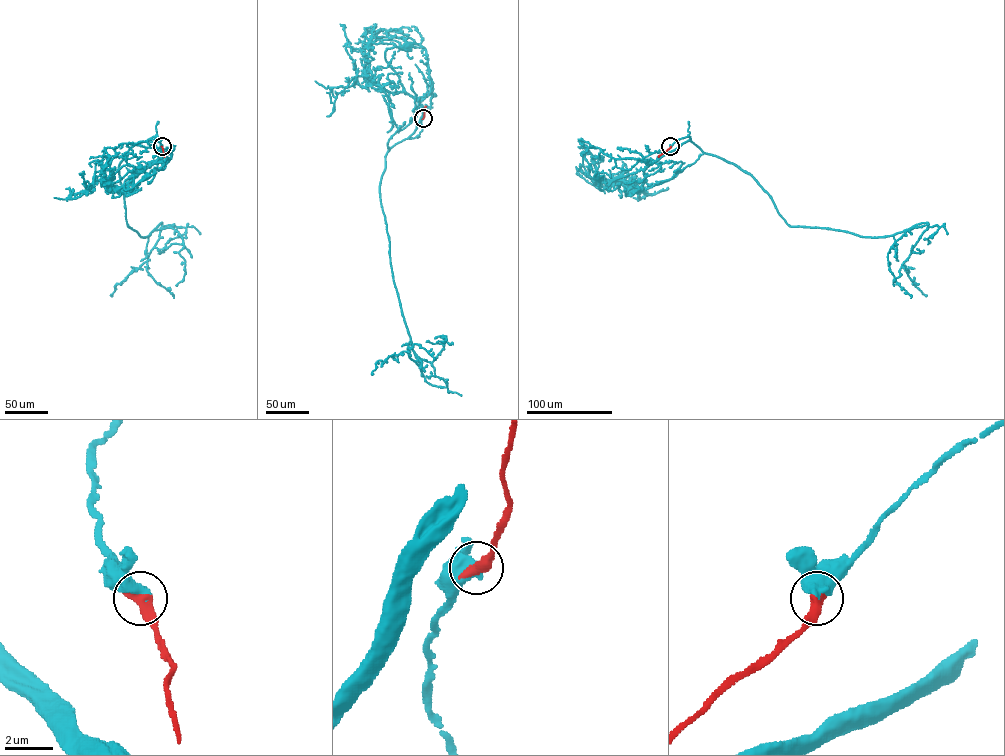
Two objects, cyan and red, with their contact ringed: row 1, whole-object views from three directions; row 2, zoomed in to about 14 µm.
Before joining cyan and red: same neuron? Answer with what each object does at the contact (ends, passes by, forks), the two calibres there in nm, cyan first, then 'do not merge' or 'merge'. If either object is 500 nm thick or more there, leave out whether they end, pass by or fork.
650/550 nm | merge

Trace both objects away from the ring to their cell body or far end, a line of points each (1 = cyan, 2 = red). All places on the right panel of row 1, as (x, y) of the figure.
1: (670, 146), (681, 138), (690, 138), (644, 169), (614, 179), (601, 190), (597, 176)
2: (670, 146), (658, 156)

